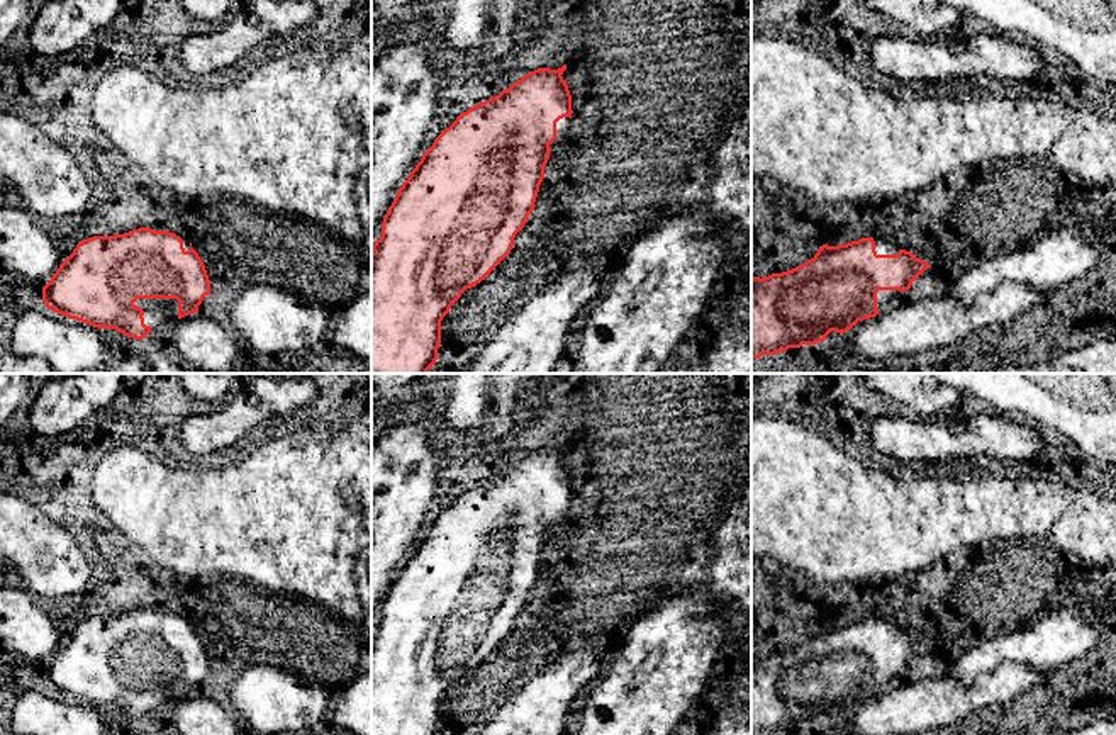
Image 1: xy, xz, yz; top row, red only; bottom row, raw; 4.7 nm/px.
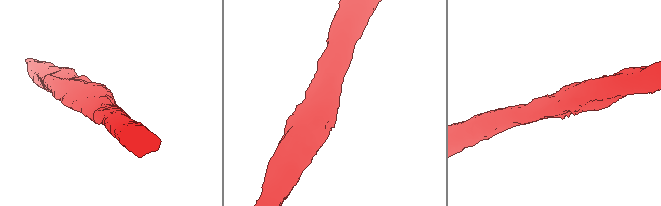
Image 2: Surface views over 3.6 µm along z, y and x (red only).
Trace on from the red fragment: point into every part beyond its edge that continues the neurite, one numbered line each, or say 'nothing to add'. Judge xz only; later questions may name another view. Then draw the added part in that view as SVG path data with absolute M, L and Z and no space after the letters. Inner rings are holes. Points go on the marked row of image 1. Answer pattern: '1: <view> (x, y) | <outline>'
nothing to add

